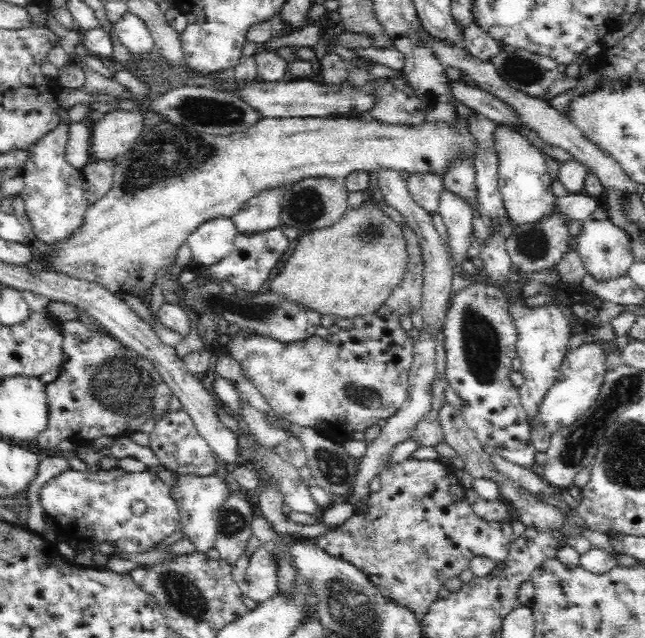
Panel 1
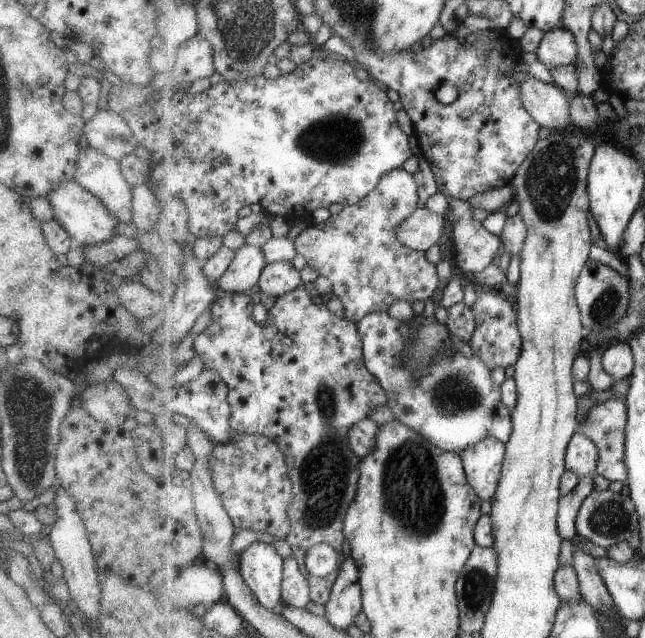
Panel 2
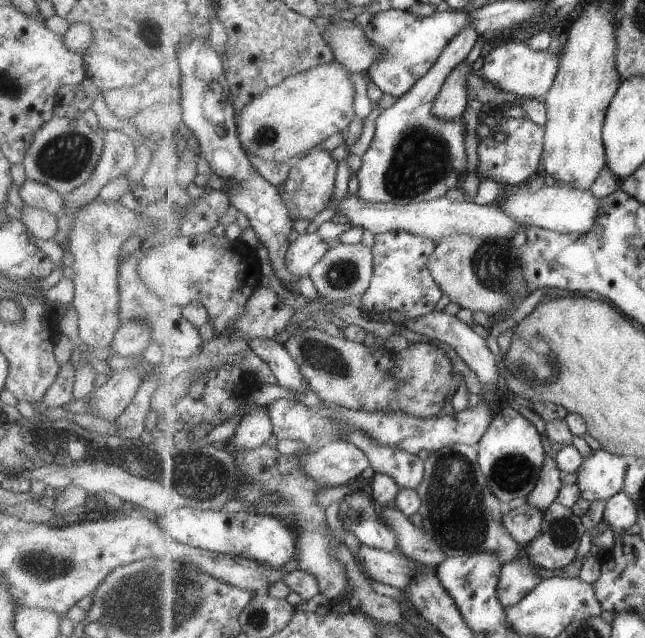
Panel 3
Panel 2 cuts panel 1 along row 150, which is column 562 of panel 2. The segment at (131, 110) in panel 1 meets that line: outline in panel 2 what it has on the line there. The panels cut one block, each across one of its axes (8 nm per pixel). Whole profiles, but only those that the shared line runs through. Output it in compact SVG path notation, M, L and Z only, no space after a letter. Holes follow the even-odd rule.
M531 75L521 84L523 104L541 126L551 132L573 126L570 94L554 82L545 83Z

